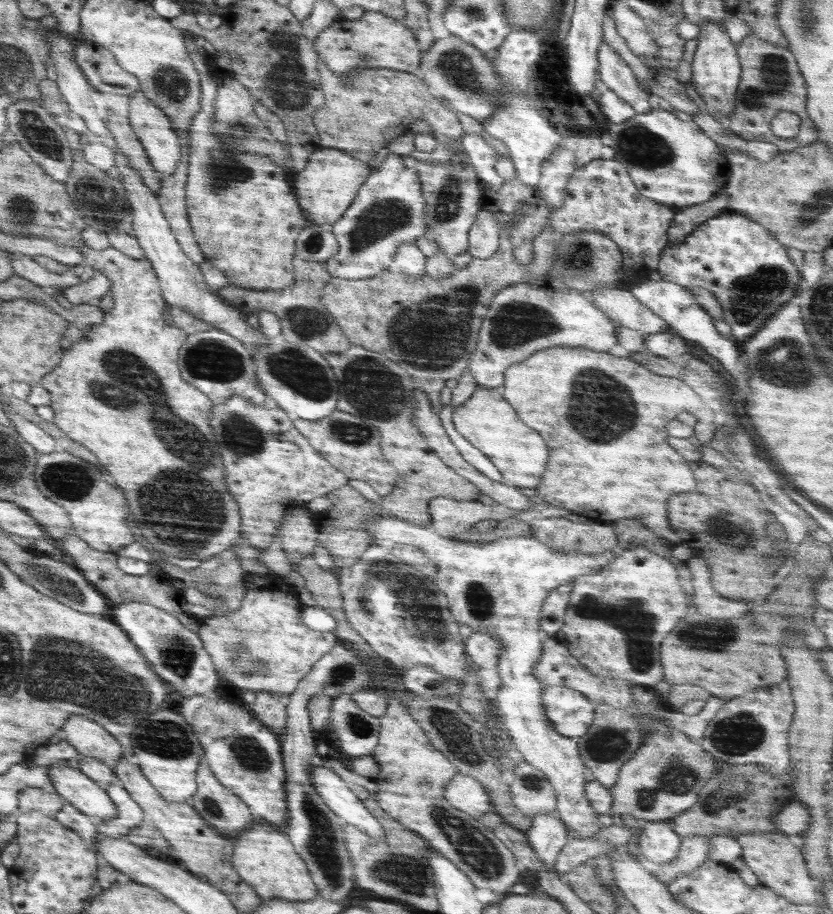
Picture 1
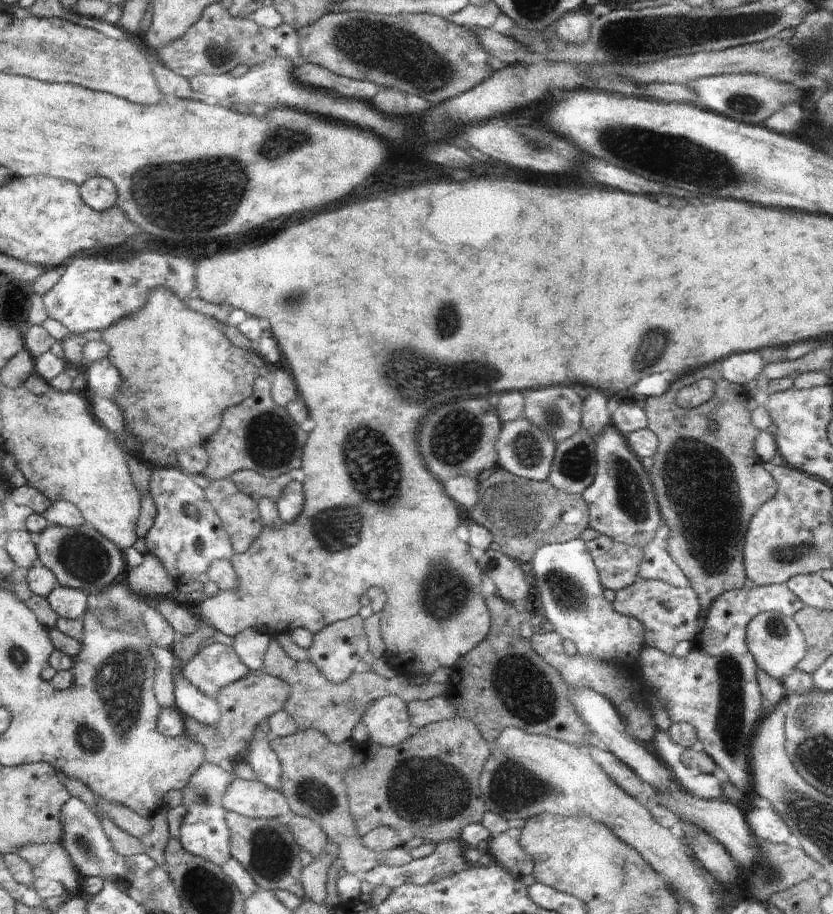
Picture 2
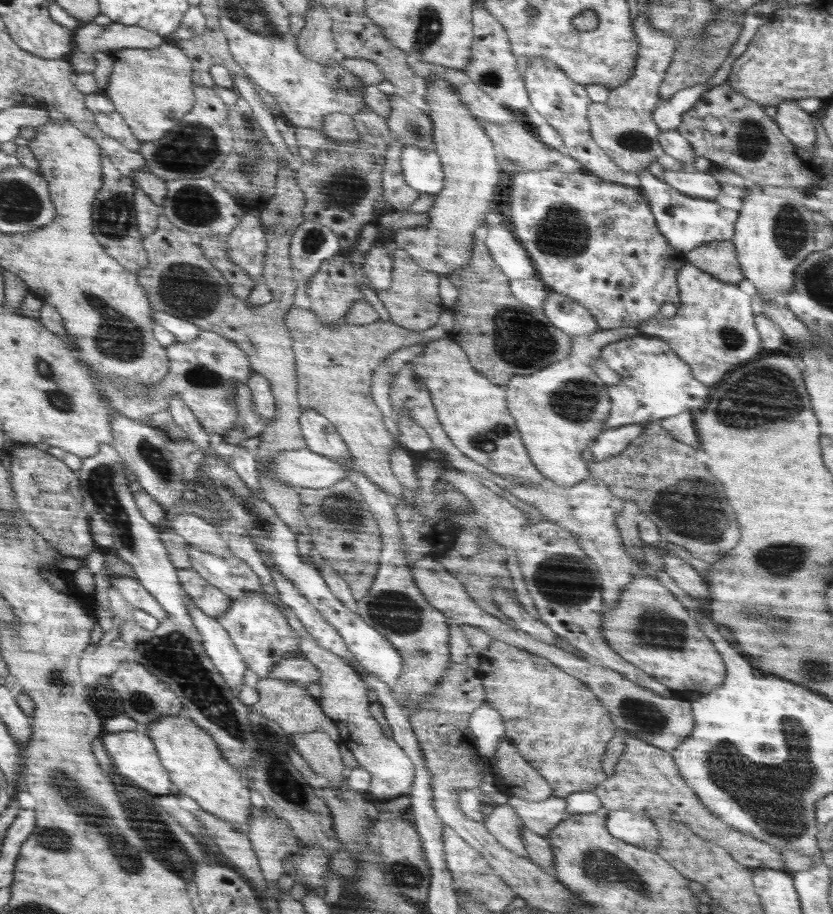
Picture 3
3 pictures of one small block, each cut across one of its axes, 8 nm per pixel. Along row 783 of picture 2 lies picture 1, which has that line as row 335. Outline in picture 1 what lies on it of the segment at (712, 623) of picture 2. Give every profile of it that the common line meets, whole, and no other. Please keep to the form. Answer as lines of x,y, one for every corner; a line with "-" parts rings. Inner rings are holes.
722,212
702,222
682,244
664,246
656,273
683,287
700,287
713,292
724,310
724,322
732,328
734,340
746,340
756,333
769,316
796,297
802,274
788,256
784,244
770,230
748,216

